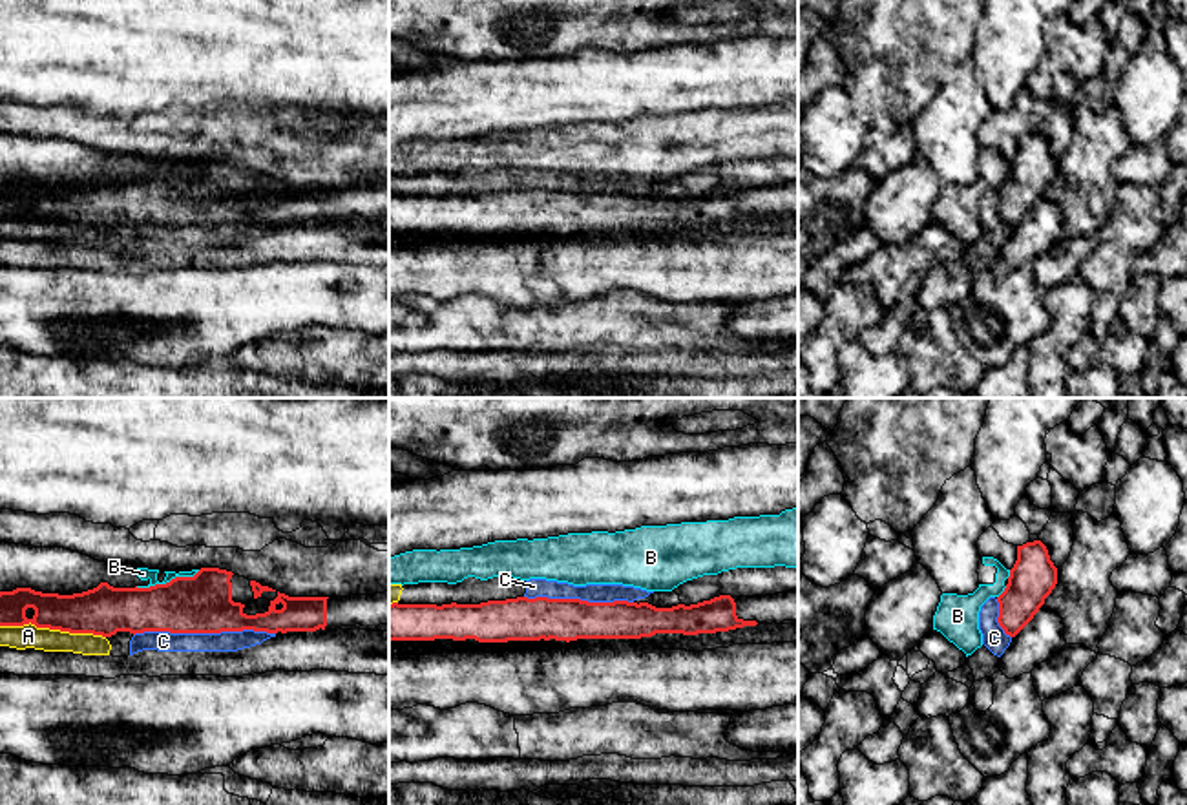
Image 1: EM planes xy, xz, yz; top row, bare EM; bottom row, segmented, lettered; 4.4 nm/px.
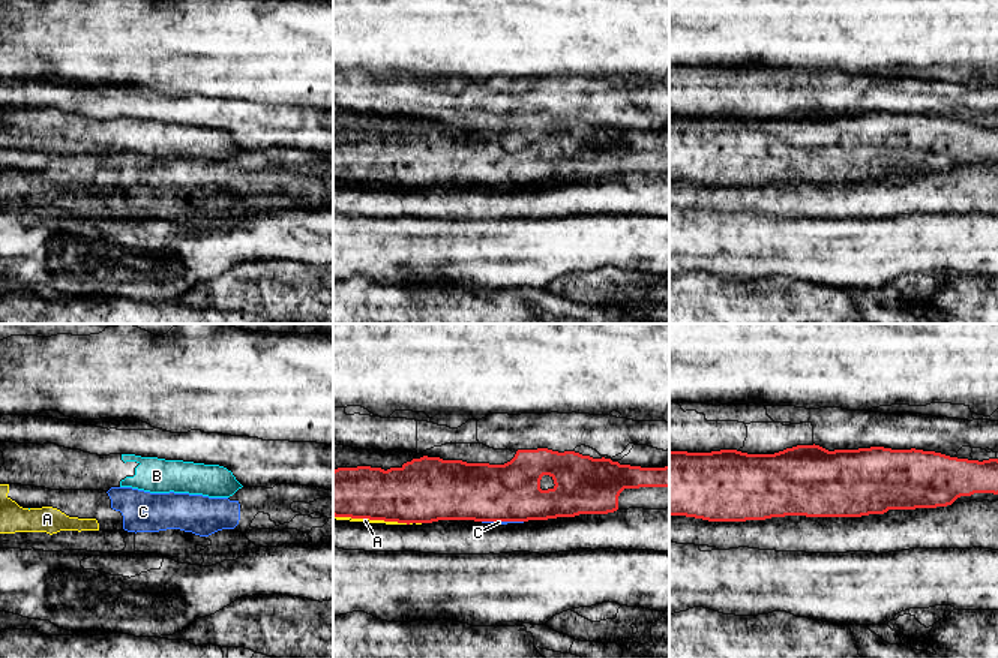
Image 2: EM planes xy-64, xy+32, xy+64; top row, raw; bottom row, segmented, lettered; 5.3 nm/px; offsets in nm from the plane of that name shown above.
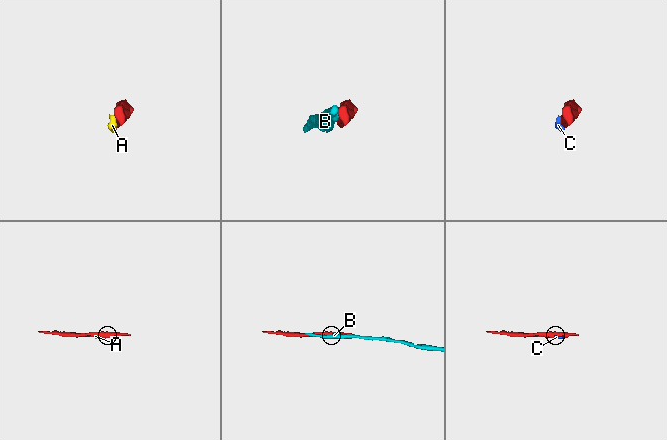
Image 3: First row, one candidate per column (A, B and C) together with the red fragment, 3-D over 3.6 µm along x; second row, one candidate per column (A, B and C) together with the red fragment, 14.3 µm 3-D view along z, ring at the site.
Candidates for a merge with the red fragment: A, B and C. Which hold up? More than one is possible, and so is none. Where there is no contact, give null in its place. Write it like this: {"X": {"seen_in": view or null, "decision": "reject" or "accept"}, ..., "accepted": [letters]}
{"A": {"seen_in": "xy", "decision": "reject"}, "B": {"seen_in": "xy", "decision": "reject"}, "C": {"seen_in": "xy", "decision": "reject"}, "accepted": []}

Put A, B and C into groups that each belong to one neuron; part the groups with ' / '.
A C / B

